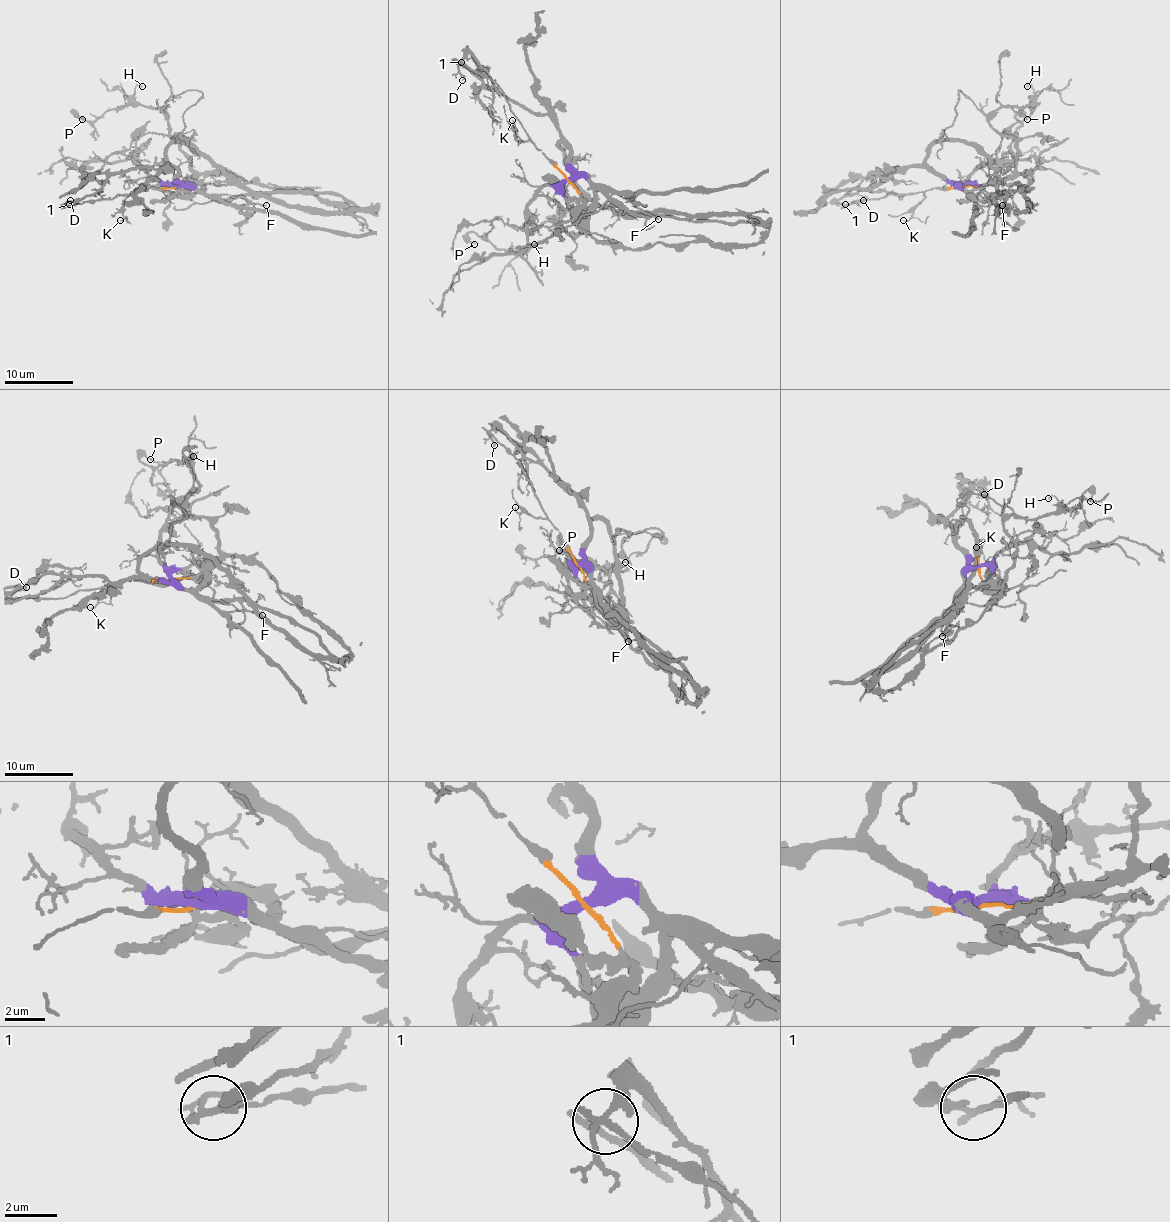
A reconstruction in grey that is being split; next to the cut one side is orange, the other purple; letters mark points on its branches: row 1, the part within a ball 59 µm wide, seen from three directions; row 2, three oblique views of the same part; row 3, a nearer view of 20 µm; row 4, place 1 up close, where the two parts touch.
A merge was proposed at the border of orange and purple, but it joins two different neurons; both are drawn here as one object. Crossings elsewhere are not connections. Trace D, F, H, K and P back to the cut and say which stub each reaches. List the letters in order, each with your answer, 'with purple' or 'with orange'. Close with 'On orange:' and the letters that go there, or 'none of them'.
D: with purple
F: with purple
H: with orange
K: with orange
P: with orange
On orange: H, K, P

